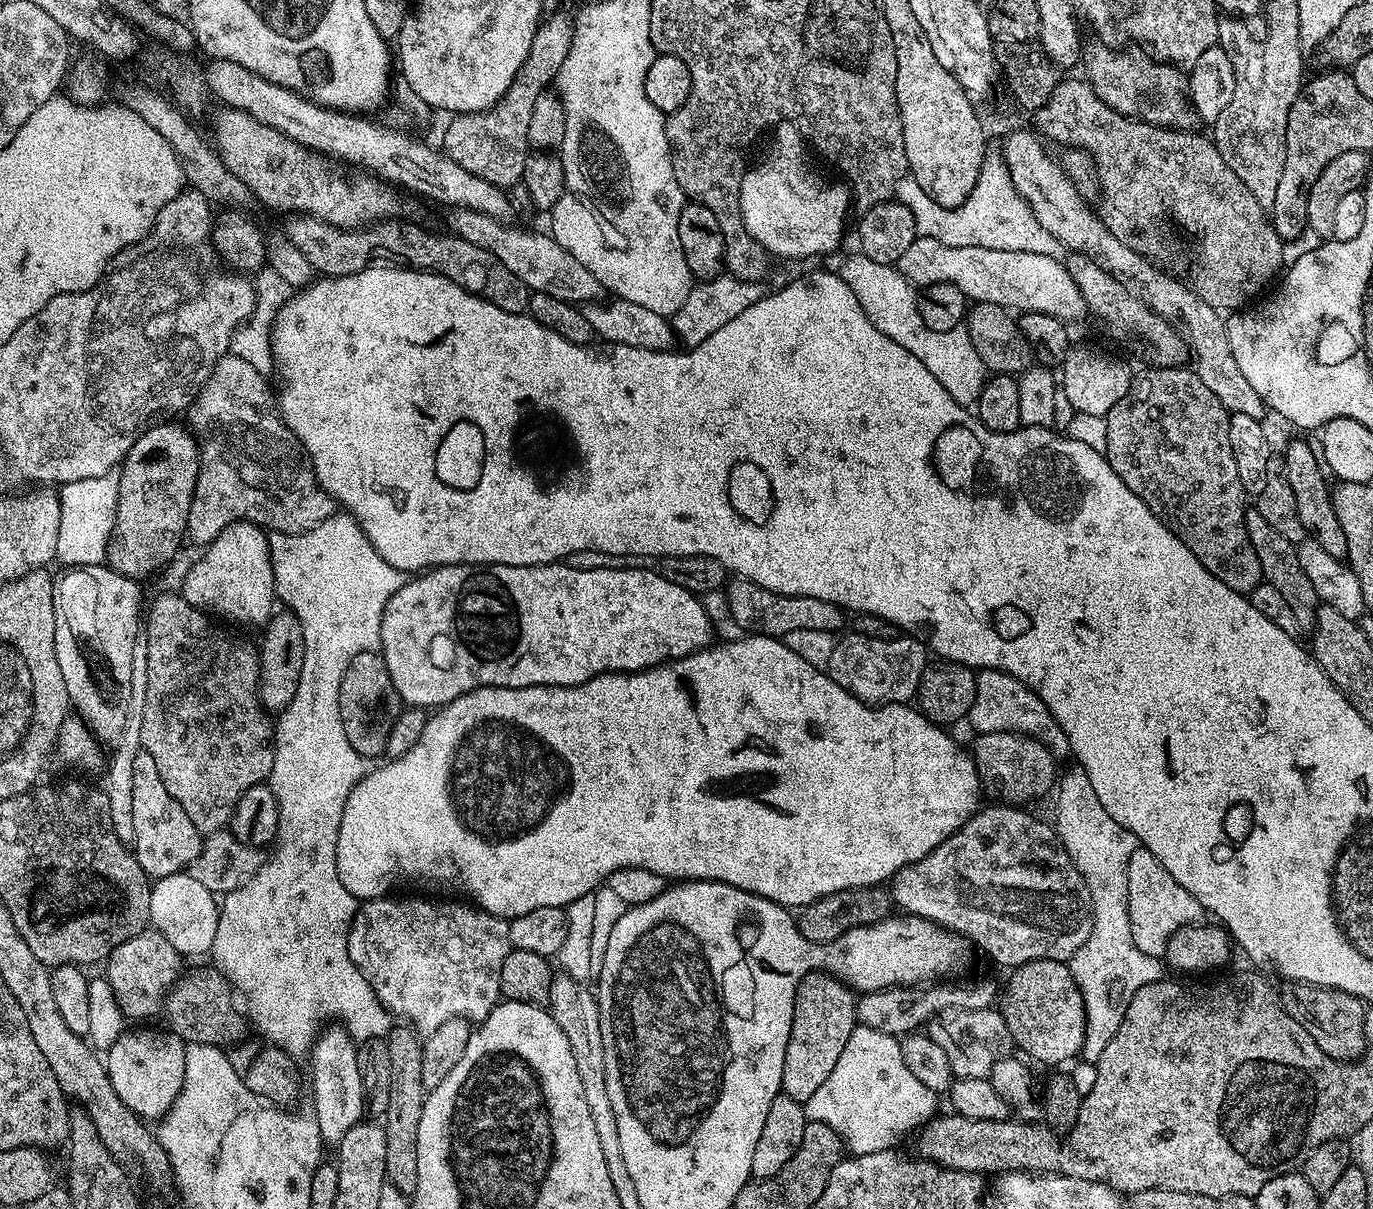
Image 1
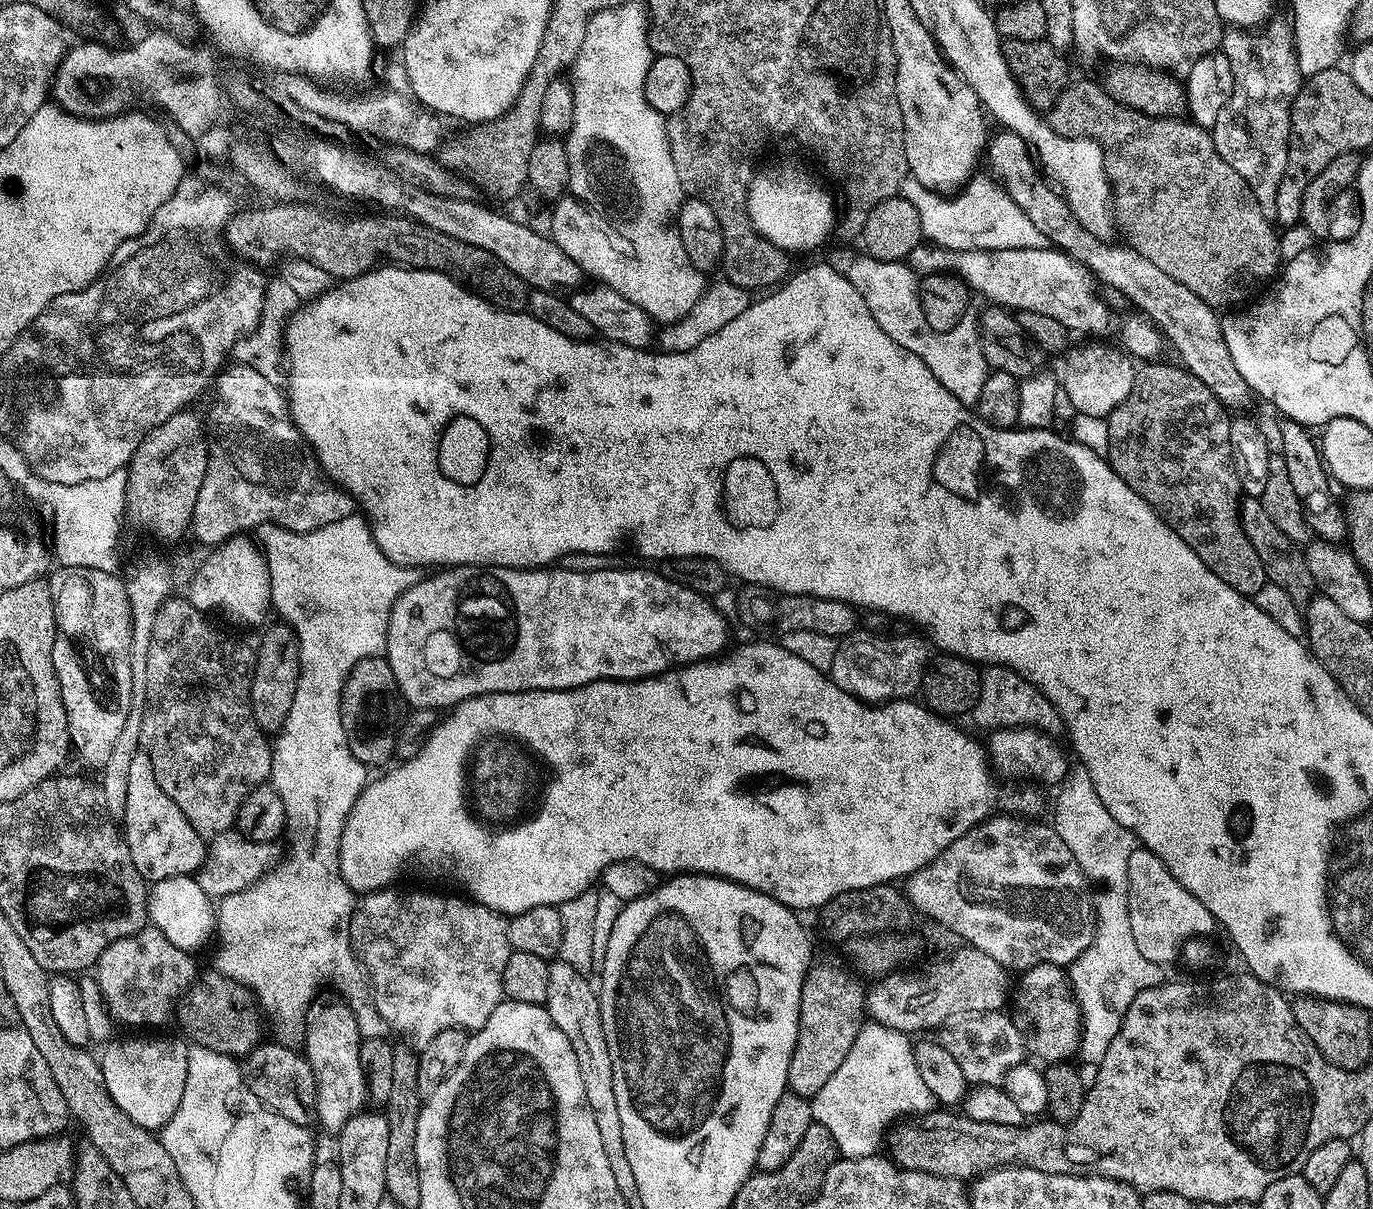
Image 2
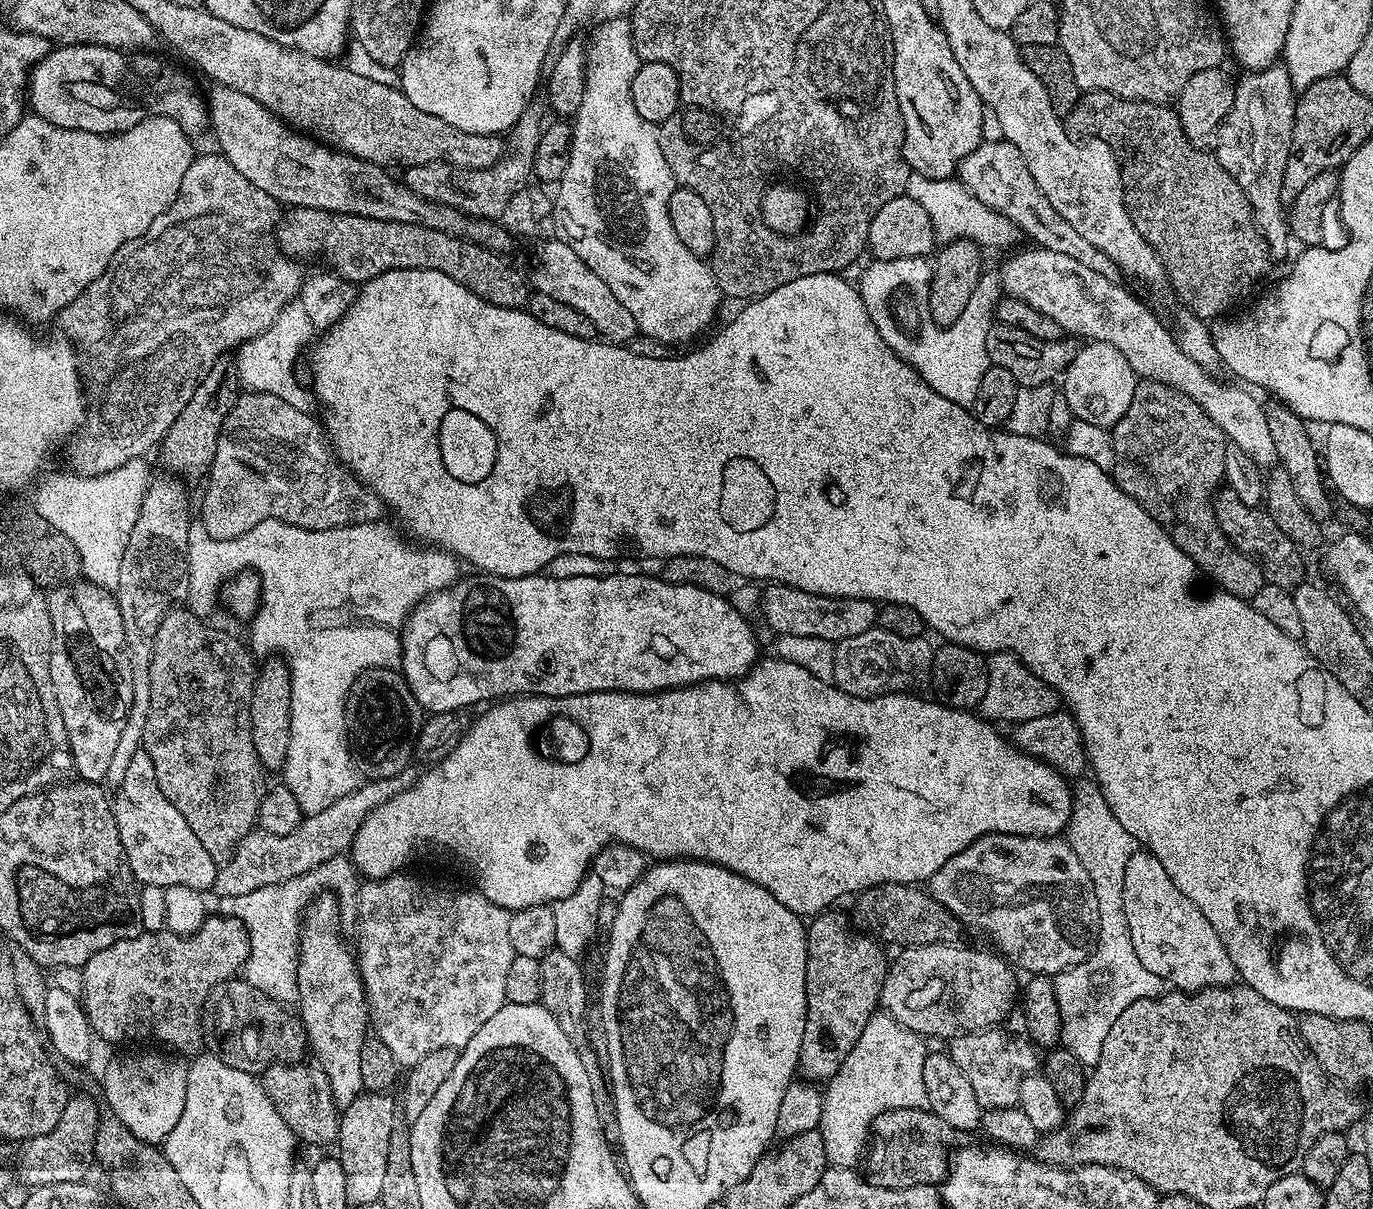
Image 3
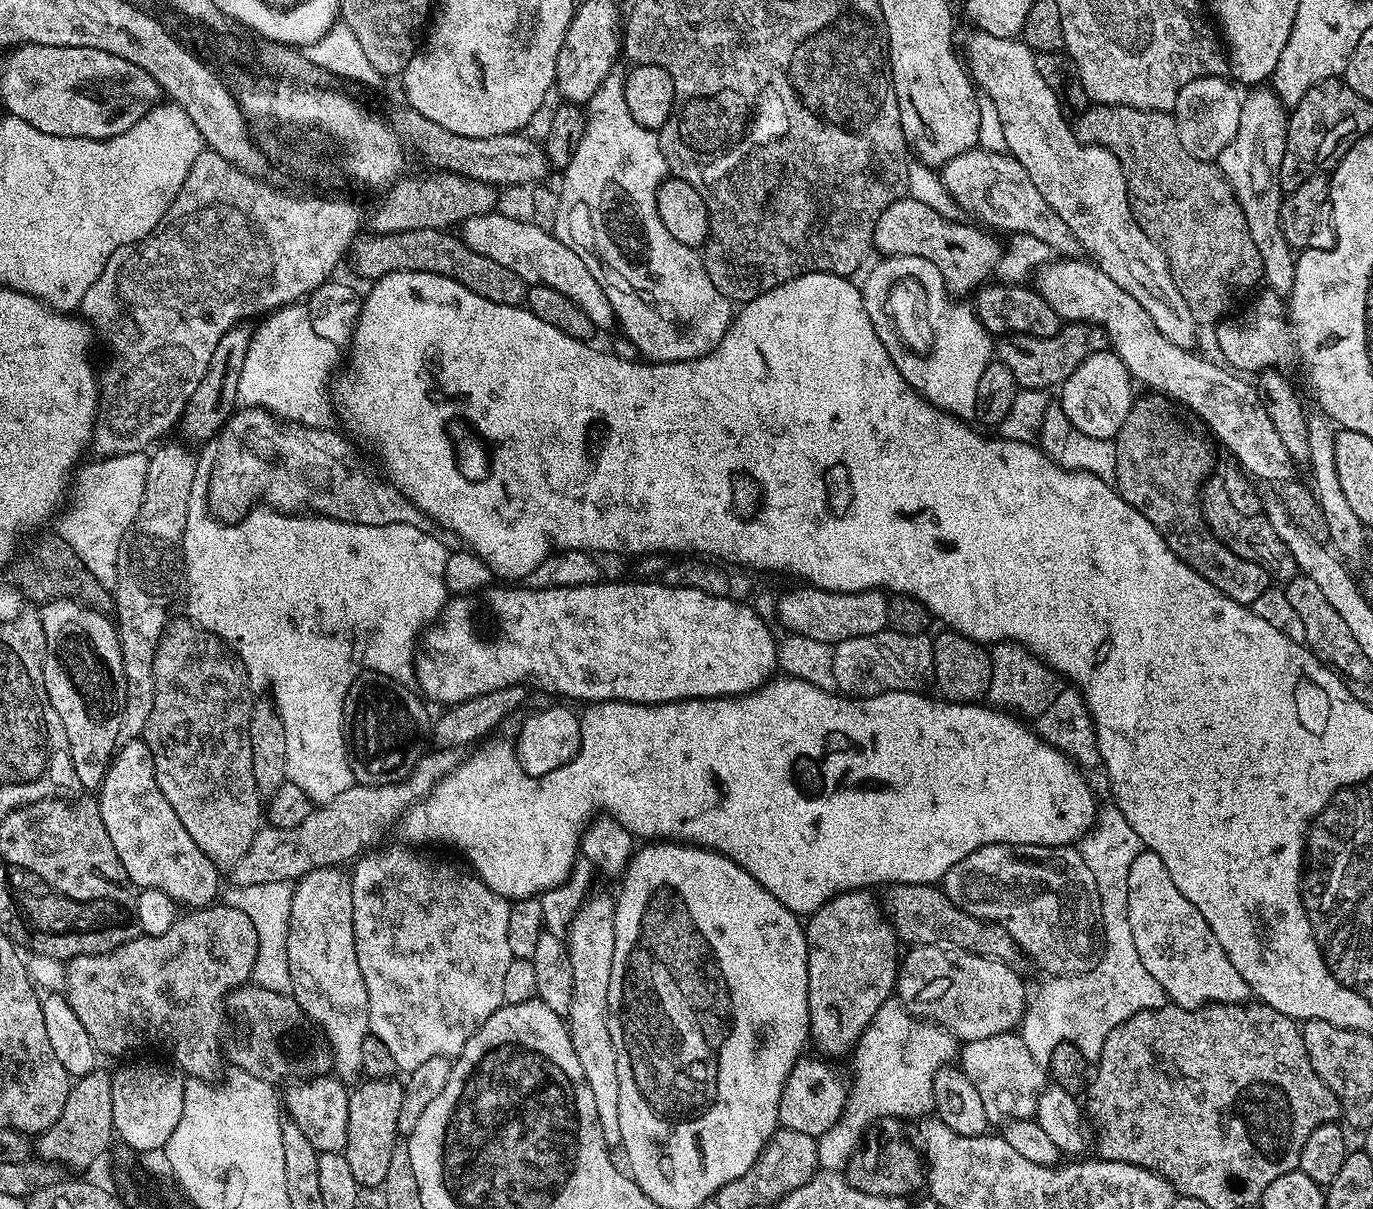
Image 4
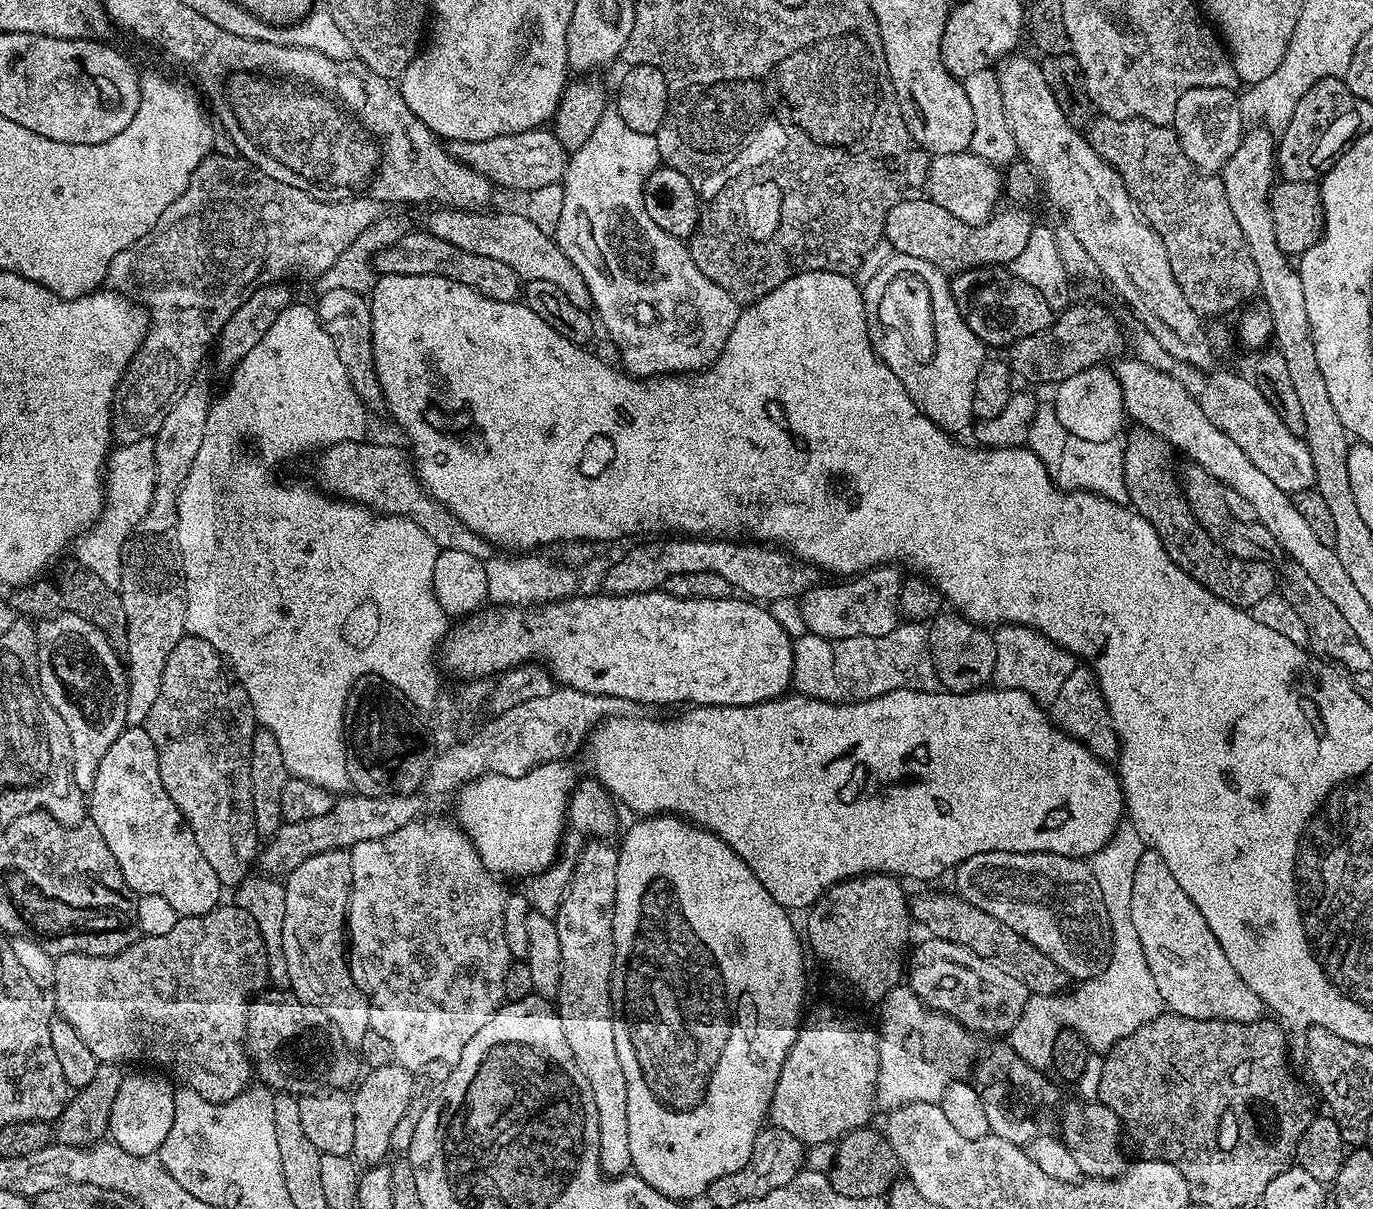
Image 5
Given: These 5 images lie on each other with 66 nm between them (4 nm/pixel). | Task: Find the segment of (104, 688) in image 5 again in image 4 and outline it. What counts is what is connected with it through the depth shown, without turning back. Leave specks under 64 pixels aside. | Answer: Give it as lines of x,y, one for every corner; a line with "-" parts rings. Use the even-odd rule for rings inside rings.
51,600
39,609
42,630
46,634
46,650
42,678
50,706
58,710
62,726
66,726
66,738
70,742
70,754
74,762
74,774
80,788
99,789
108,772
120,740
120,719
122,706
126,706
126,674
122,670
122,650
120,635
116,633
115,623
105,613
85,608
74,600

